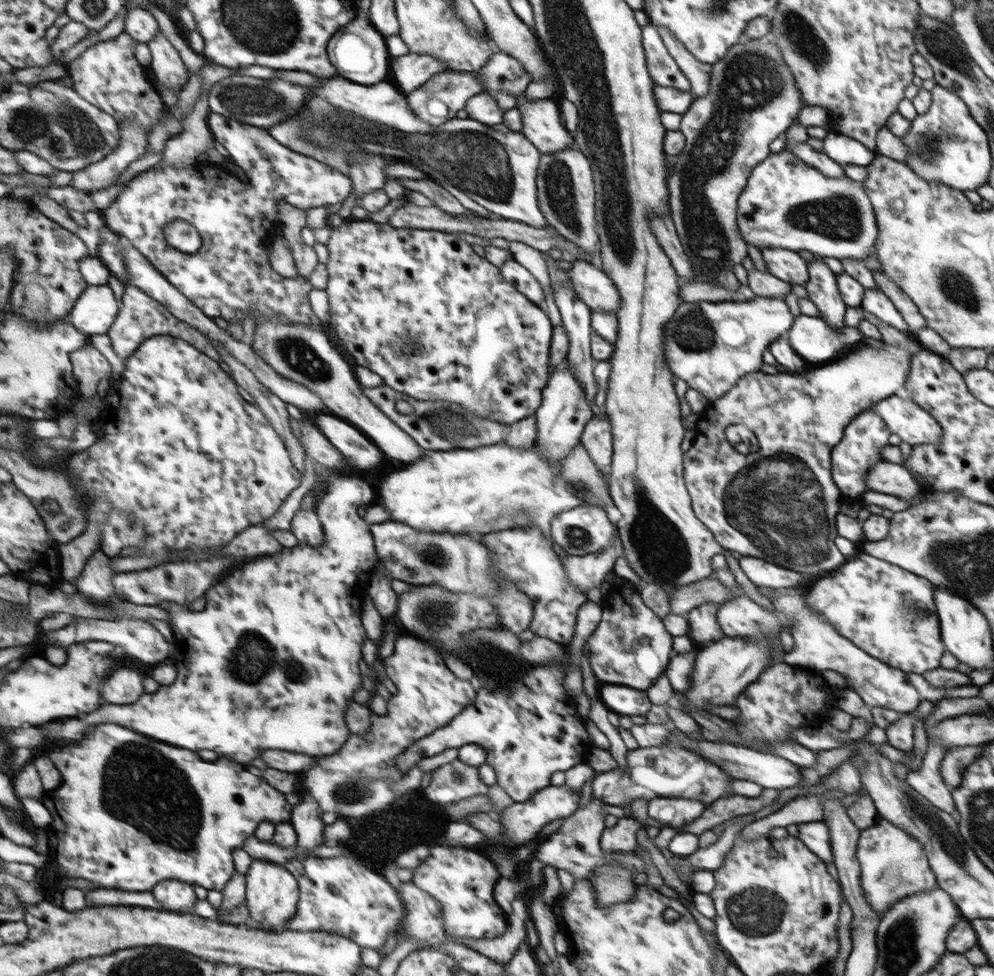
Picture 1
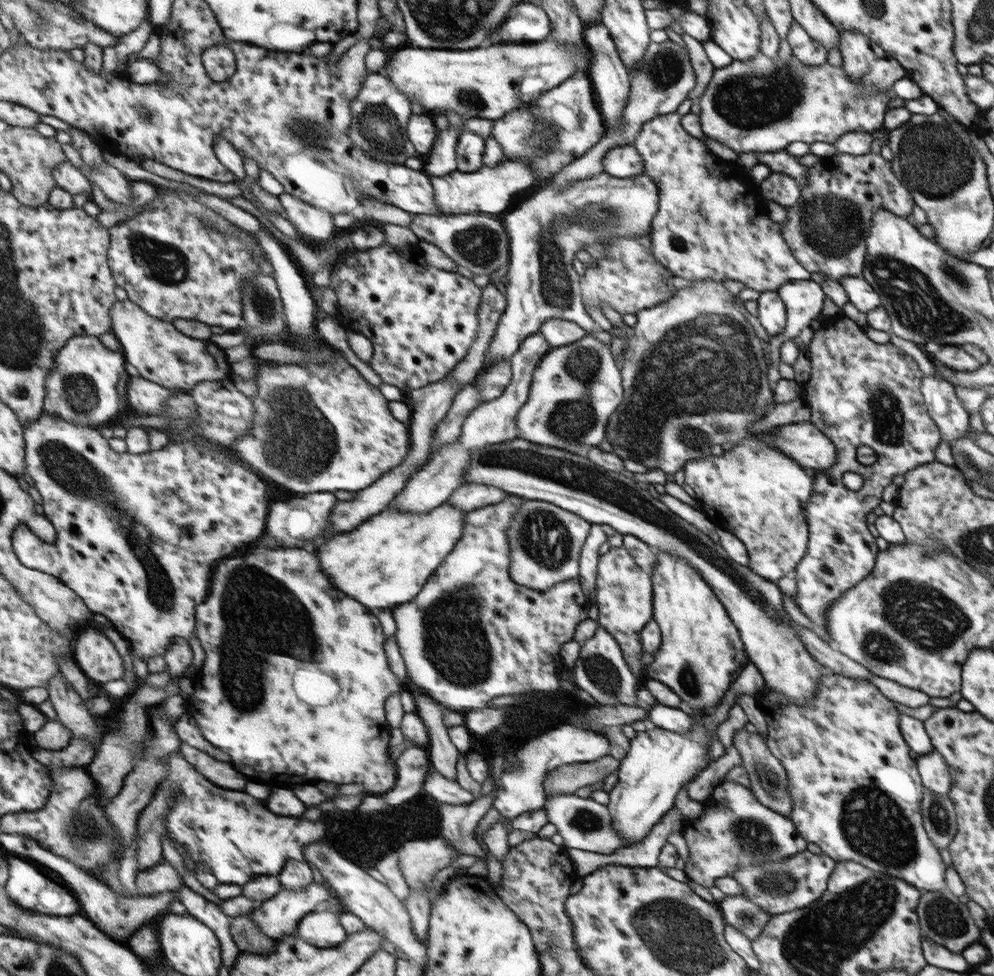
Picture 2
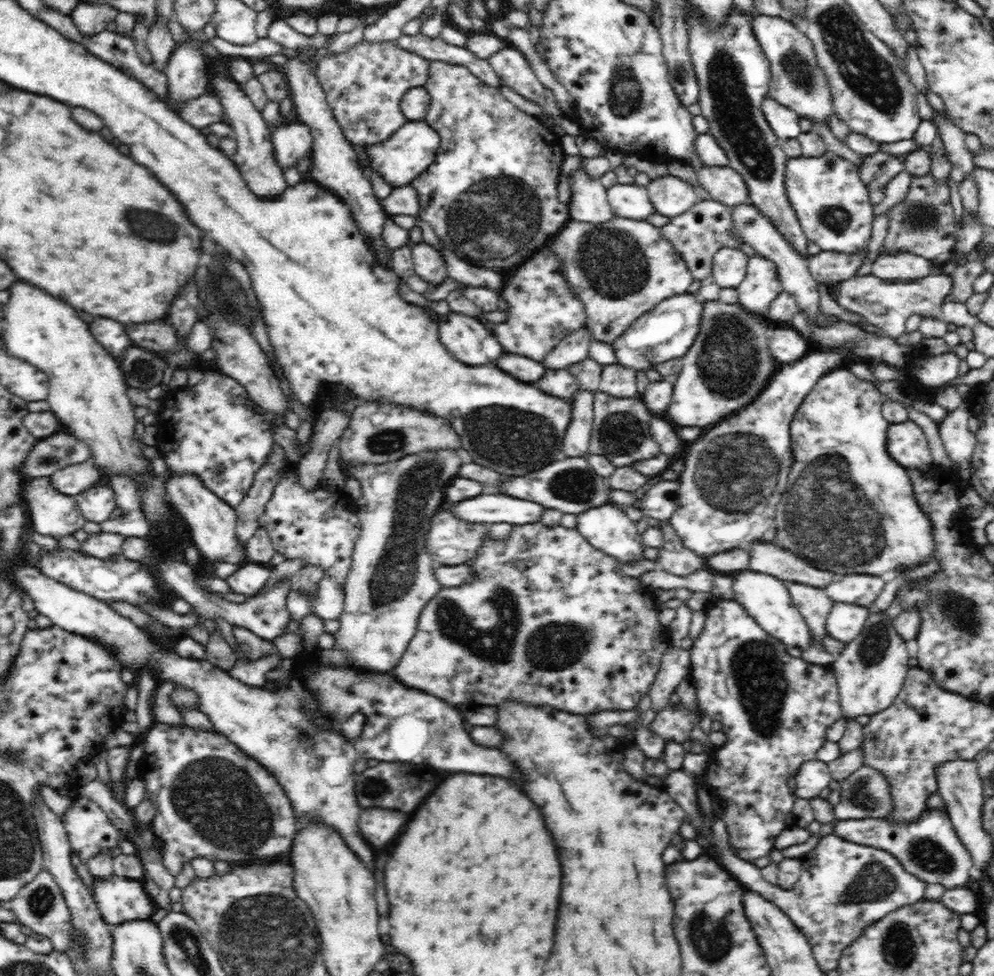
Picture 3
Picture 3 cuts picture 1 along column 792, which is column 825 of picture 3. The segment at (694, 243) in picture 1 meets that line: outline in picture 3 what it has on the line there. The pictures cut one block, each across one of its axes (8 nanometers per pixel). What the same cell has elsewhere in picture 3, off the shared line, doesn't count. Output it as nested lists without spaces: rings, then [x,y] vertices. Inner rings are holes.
[[[759,15],[753,18],[754,35],[758,38],[758,43],[763,53],[768,58],[771,67],[771,82],[768,97],[777,100],[780,104],[791,108],[796,114],[809,119],[812,124],[824,125],[829,116],[835,114],[833,109],[833,95],[830,92],[830,84],[826,72],[822,67],[818,67],[816,49],[810,41],[809,36],[804,36],[799,28],[794,28],[788,20],[780,17],[766,17]]]

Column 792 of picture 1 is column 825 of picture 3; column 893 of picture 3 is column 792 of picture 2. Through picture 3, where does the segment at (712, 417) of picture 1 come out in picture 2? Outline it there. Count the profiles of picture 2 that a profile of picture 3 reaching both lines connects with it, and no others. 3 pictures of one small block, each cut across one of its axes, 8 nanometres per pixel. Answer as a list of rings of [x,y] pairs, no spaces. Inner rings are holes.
[[[748,437],[722,455],[712,453],[704,457],[687,461],[684,465],[685,484],[690,485],[696,493],[701,511],[712,519],[713,524],[724,531],[731,532],[740,538],[750,552],[750,569],[769,581],[778,580],[796,566],[806,555],[809,542],[809,525],[805,509],[814,491],[814,476],[784,451],[774,445],[768,445],[764,437]]]

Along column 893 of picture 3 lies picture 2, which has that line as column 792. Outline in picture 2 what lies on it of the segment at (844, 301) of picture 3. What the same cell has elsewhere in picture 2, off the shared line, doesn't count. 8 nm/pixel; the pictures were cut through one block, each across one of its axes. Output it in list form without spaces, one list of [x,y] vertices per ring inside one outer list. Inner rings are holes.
[[[811,279],[788,282],[780,286],[777,292],[787,307],[787,326],[784,333],[771,338],[774,350],[784,341],[798,336],[802,328],[810,326],[810,323],[821,314],[824,299],[827,297],[822,286]]]

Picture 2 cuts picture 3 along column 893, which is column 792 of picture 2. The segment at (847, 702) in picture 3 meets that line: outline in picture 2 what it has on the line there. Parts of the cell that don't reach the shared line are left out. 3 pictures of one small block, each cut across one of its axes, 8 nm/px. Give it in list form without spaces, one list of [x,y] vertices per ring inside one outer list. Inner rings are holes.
[[[519,438],[472,450],[470,464],[468,464],[464,476],[468,483],[489,484],[489,486],[500,488],[507,494],[516,494],[524,500],[549,502],[549,504],[579,515],[591,524],[606,524],[622,535],[636,535],[636,538],[640,538],[649,546],[654,546],[663,552],[669,552],[673,556],[679,556],[679,558],[687,560],[698,573],[704,576],[704,581],[712,586],[712,590],[720,598],[720,602],[727,607],[732,623],[735,624],[742,636],[750,663],[760,670],[760,674],[764,676],[766,686],[771,690],[784,694],[796,706],[804,706],[804,704],[812,702],[823,674],[820,671],[818,660],[808,653],[808,648],[802,641],[802,635],[793,626],[791,617],[784,607],[782,592],[778,585],[774,584],[773,581],[760,577],[750,567],[733,562],[728,557],[727,552],[723,550],[721,544],[716,544],[704,532],[685,522],[679,515],[672,512],[665,503],[656,500],[654,496],[650,496],[646,490],[642,490],[642,518],[640,518],[640,486],[636,486],[636,482],[632,478],[626,478],[625,475],[616,471],[606,470],[585,456]]]

